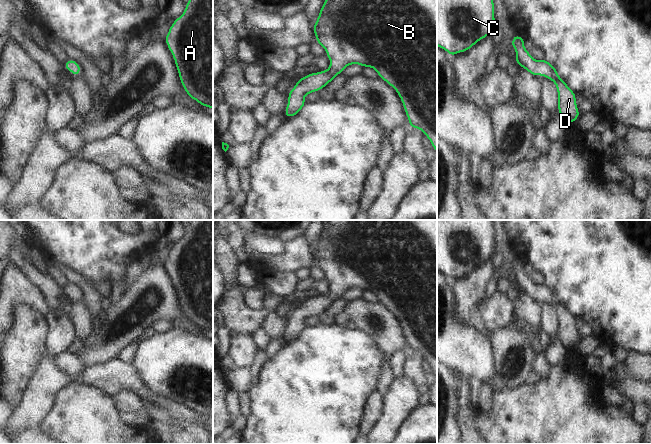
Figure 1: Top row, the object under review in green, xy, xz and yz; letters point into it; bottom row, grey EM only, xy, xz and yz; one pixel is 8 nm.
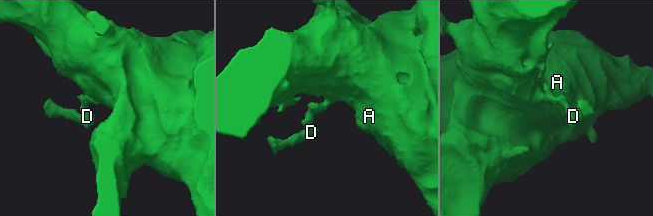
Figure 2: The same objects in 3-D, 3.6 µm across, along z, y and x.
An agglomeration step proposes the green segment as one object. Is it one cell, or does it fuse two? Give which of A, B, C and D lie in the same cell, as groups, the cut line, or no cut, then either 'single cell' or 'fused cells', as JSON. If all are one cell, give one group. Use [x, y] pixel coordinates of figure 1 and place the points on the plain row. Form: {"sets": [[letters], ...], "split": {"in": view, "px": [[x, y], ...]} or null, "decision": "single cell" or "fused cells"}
{"sets": [["A", "B", "C", "D"]], "split": null, "decision": "single cell"}

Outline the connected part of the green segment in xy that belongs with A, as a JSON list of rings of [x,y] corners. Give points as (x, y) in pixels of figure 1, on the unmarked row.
[[[191,220],[183,238],[170,250],[164,265],[174,282],[181,308],[187,319],[203,331],[213,333],[213,220]]]

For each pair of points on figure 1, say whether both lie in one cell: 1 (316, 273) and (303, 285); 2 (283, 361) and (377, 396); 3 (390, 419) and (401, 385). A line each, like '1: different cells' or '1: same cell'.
1: different cells
2: different cells
3: same cell

